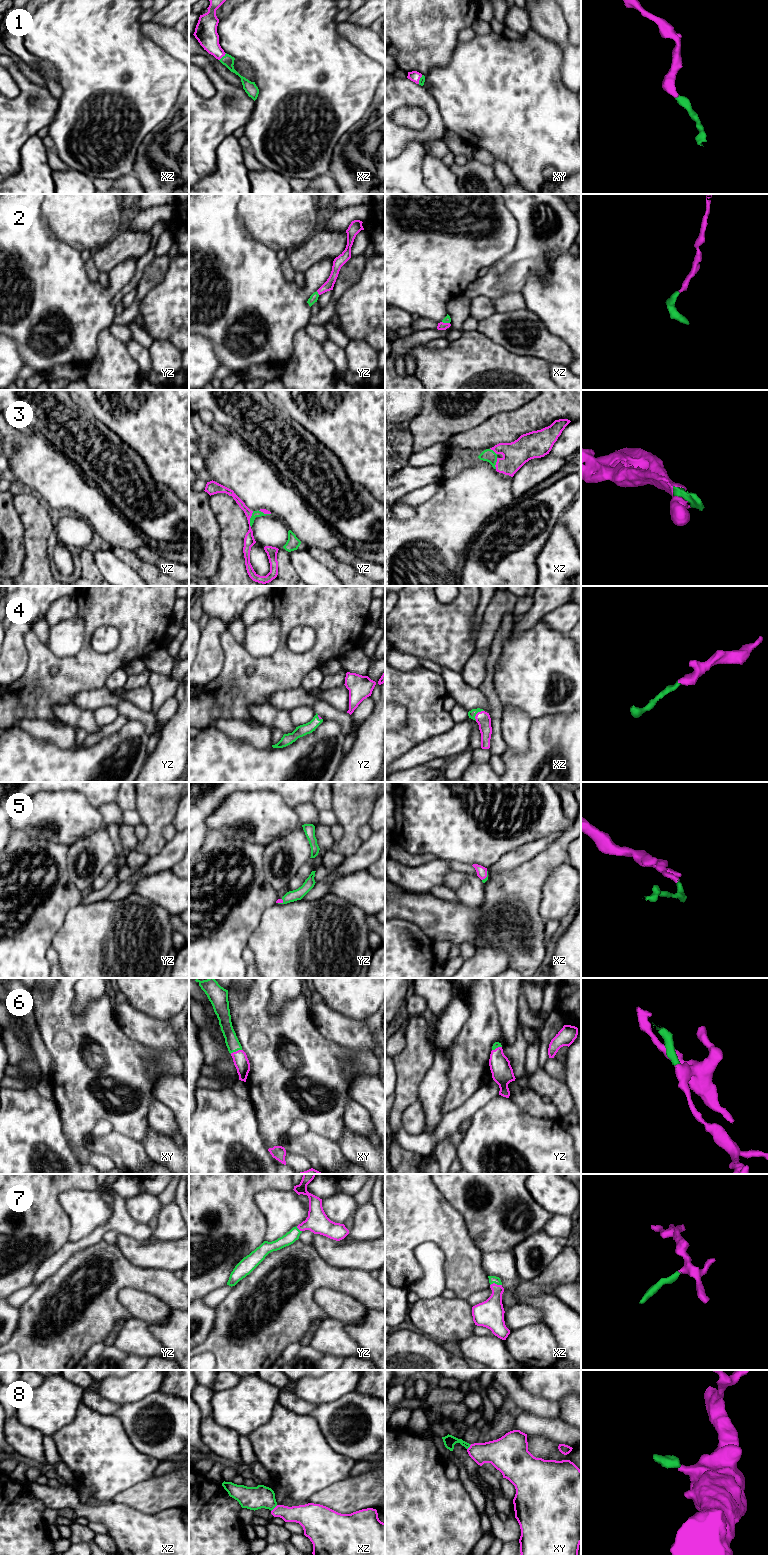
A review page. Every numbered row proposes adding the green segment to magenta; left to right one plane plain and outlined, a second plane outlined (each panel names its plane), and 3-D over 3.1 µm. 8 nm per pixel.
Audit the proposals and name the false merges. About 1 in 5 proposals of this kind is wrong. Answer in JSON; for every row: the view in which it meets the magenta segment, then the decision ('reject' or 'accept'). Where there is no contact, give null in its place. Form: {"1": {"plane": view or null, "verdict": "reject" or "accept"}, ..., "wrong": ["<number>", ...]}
{"1": {"plane": "xz", "verdict": "accept"}, "2": {"plane": "yz", "verdict": "accept"}, "3": {"plane": "yz", "verdict": "accept"}, "4": {"plane": "xz", "verdict": "accept"}, "5": {"plane": "xz", "verdict": "accept"}, "6": {"plane": "xy", "verdict": "accept"}, "7": {"plane": "xz", "verdict": "accept"}, "8": {"plane": "xz", "verdict": "accept"}, "wrong": []}

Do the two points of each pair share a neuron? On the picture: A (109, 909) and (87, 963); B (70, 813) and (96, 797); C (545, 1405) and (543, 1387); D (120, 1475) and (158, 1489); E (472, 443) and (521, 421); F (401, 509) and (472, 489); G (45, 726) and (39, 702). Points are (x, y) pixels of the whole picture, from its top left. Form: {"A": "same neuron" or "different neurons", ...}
{"A": "same neuron", "B": "different neurons", "C": "different neurons", "D": "different neurons", "E": "same neuron", "F": "different neurons", "G": "different neurons"}

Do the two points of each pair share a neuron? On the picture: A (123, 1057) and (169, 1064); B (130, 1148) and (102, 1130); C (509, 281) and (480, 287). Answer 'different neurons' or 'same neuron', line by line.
A: same neuron
B: different neurons
C: same neuron

